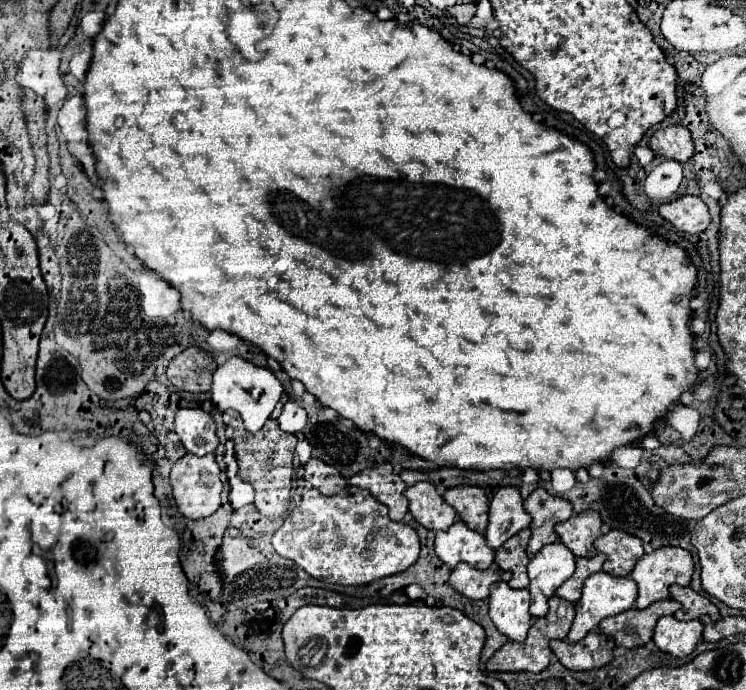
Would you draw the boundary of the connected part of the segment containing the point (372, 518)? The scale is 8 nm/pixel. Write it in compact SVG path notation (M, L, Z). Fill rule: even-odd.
M347 486L335 496L323 496L315 488L303 492L303 500L273 534L273 548L279 556L293 560L309 576L343 586L365 586L373 580L405 572L419 558L417 532L389 520L387 508L369 492Z

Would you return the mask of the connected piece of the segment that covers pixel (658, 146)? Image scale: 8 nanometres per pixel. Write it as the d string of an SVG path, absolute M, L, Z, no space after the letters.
M681 124L657 130L651 136L649 146L657 156L671 158L671 160L677 160L677 162L687 162L693 156L693 150L695 150L691 132Z

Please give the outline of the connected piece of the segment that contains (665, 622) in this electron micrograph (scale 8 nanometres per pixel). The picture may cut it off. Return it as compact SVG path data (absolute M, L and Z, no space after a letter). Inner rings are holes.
M665 616L655 626L653 642L661 652L667 652L675 658L685 658L695 650L701 634L703 624L699 620L681 622L675 616Z

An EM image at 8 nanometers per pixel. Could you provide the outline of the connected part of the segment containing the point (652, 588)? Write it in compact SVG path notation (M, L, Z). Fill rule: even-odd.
M663 546L637 560L631 578L639 586L637 608L643 610L653 602L669 598L669 586L687 586L693 576L691 552L675 546Z

